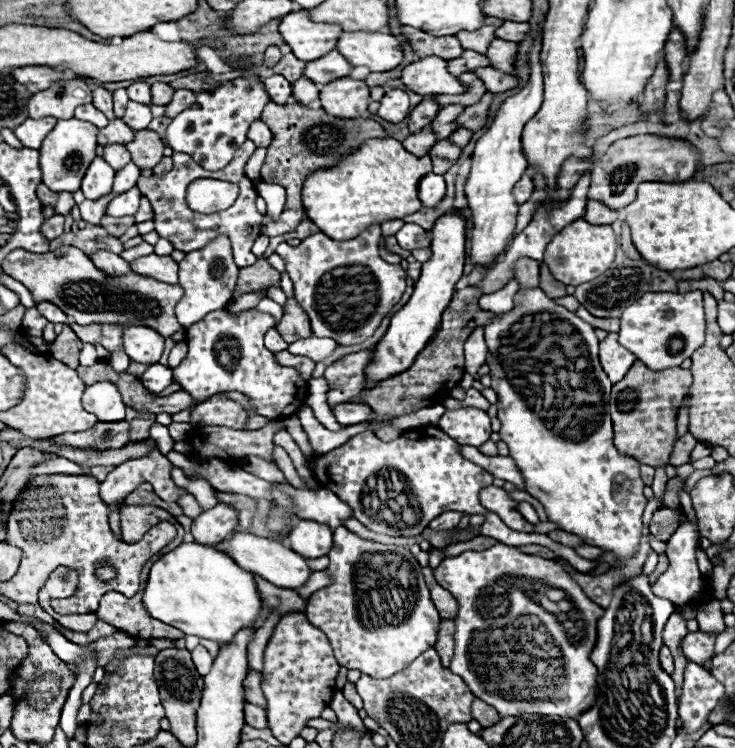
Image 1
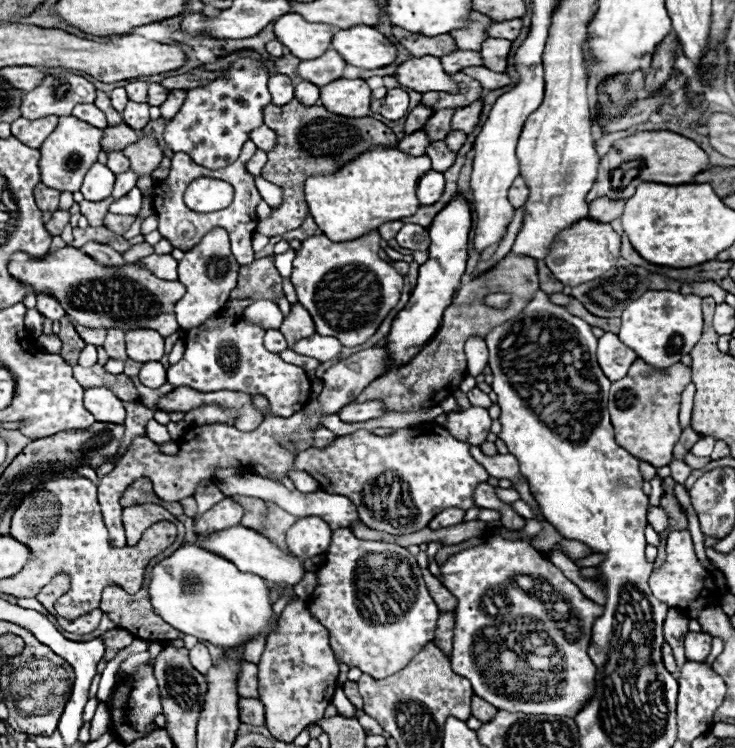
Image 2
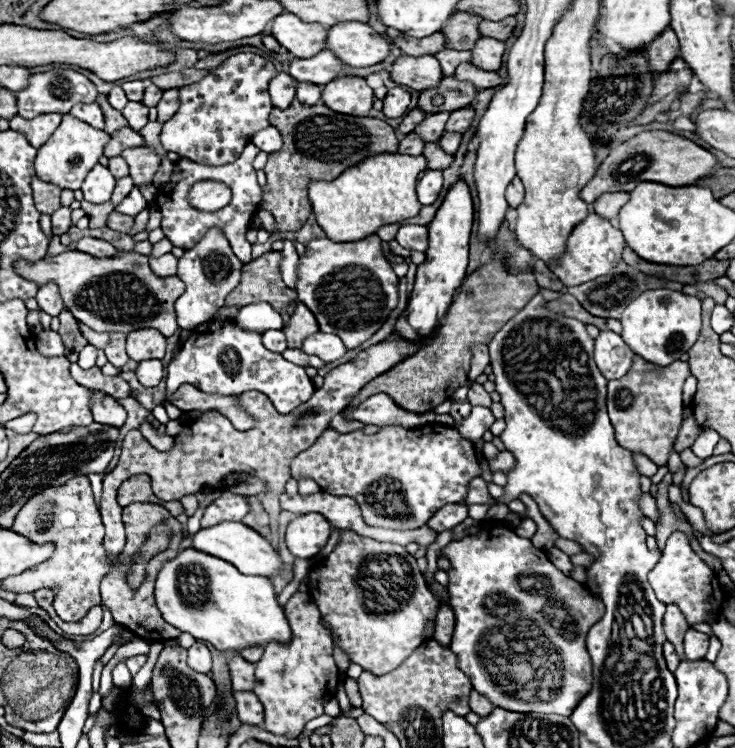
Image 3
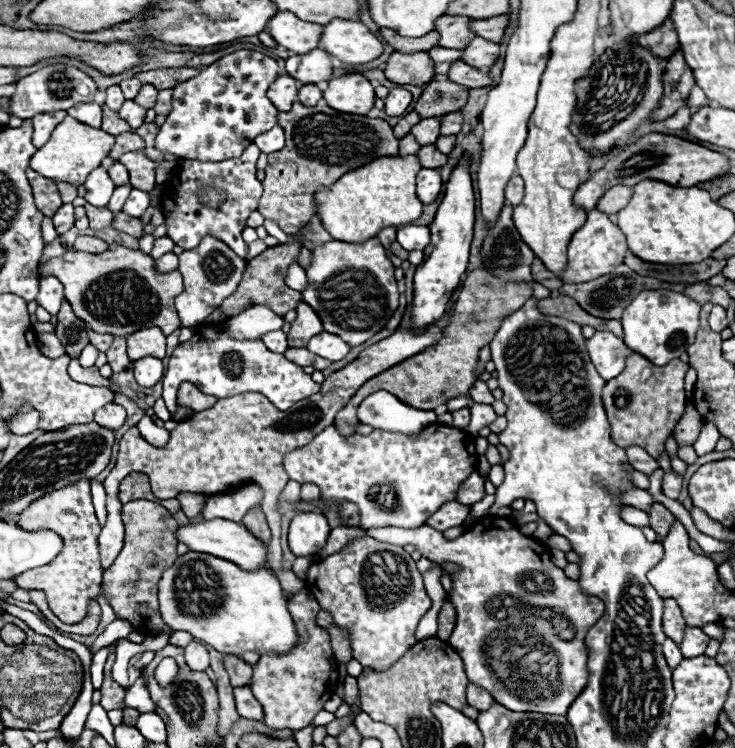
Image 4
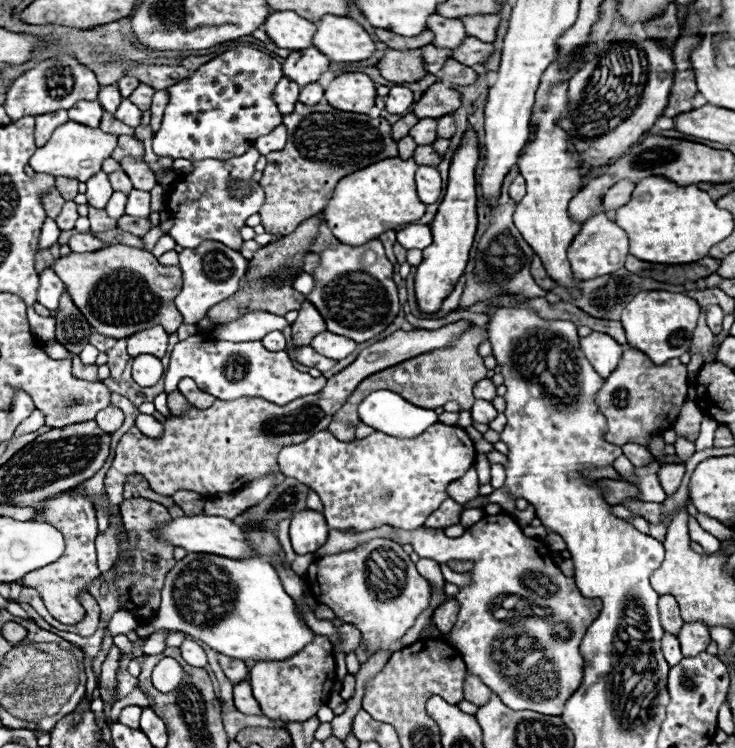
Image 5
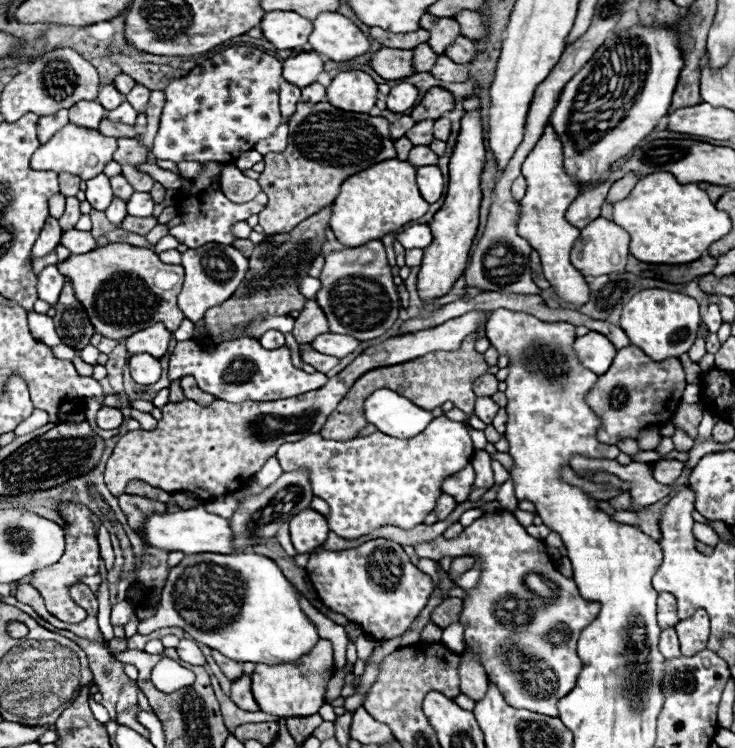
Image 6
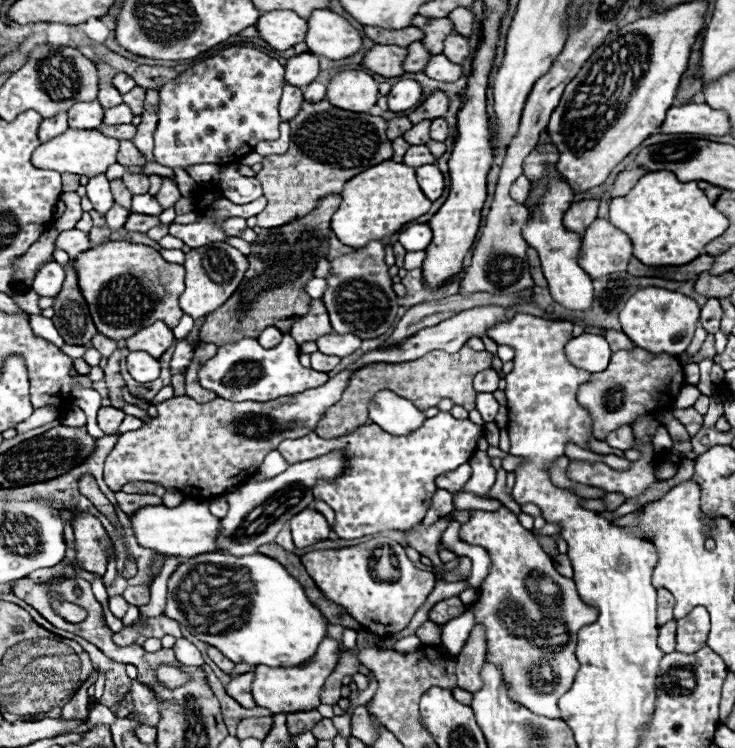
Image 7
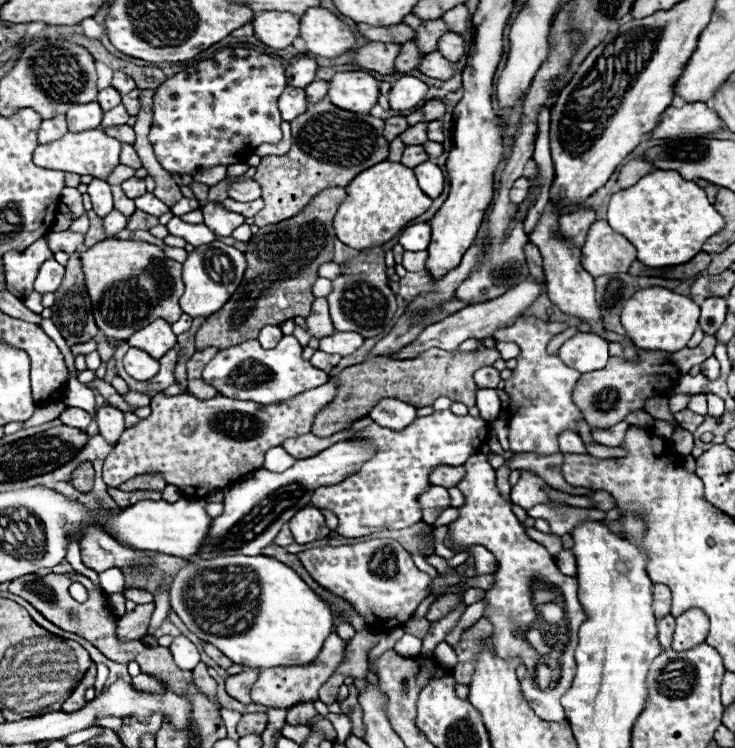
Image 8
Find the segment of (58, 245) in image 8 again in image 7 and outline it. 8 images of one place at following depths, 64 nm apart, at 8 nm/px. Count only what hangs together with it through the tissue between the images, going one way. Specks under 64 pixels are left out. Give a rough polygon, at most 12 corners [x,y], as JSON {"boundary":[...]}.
{"boundary":[[72,228],[60,232],[56,248],[70,258],[86,252],[90,246],[86,232]]}

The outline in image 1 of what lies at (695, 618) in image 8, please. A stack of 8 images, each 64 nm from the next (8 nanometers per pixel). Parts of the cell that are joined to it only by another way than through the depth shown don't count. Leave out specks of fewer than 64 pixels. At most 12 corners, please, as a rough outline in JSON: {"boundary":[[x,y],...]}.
{"boundary":[[688,632],[682,650],[704,666],[714,656],[714,632]]}

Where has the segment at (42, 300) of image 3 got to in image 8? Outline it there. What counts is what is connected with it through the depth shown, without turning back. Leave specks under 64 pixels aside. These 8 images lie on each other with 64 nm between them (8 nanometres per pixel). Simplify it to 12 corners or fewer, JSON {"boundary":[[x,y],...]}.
{"boundary":[[50,258],[40,266],[34,290],[56,292],[64,266]]}

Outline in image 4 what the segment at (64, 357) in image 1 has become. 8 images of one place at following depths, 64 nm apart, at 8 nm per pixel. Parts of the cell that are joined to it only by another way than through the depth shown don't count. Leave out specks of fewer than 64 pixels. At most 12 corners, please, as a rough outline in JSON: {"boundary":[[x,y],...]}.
{"boundary":[[68,302],[58,312],[56,336],[66,354],[78,358],[88,346],[86,324]]}

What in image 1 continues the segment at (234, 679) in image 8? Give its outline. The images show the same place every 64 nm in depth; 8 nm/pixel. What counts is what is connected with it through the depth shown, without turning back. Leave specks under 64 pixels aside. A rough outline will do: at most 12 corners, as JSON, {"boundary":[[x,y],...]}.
{"boundary":[[244,706],[244,720],[252,728],[268,728],[266,710]]}

